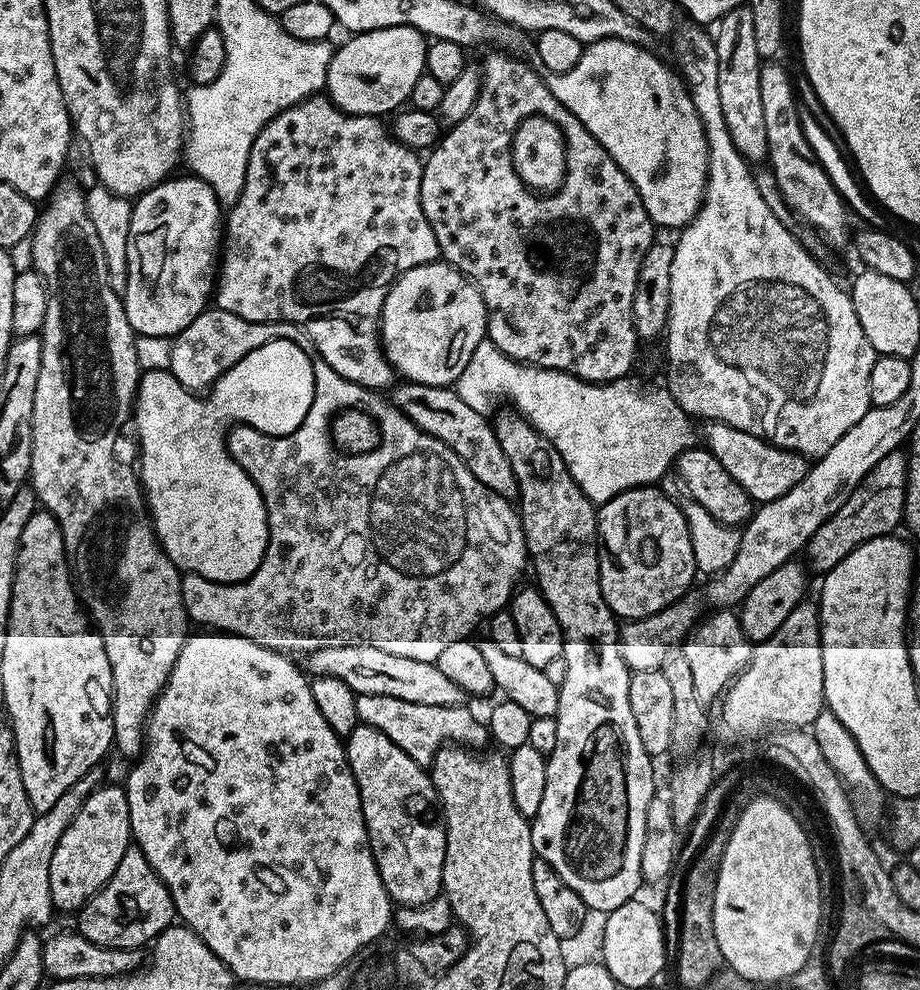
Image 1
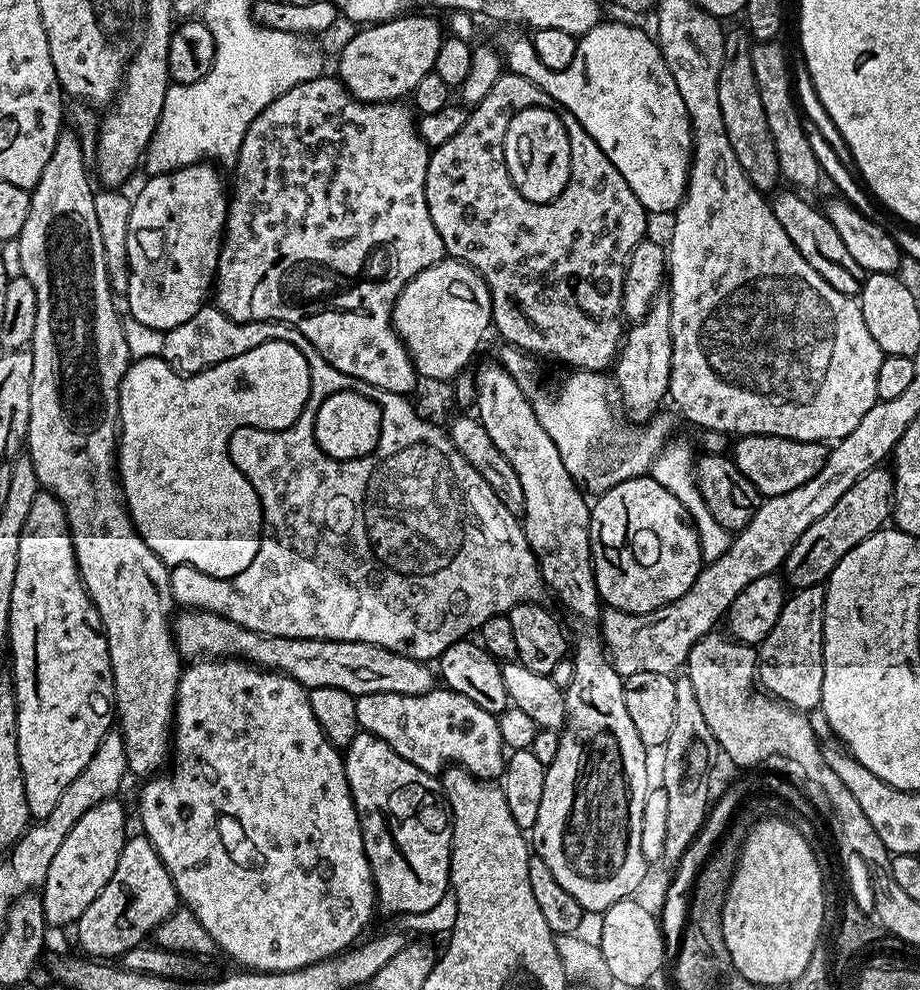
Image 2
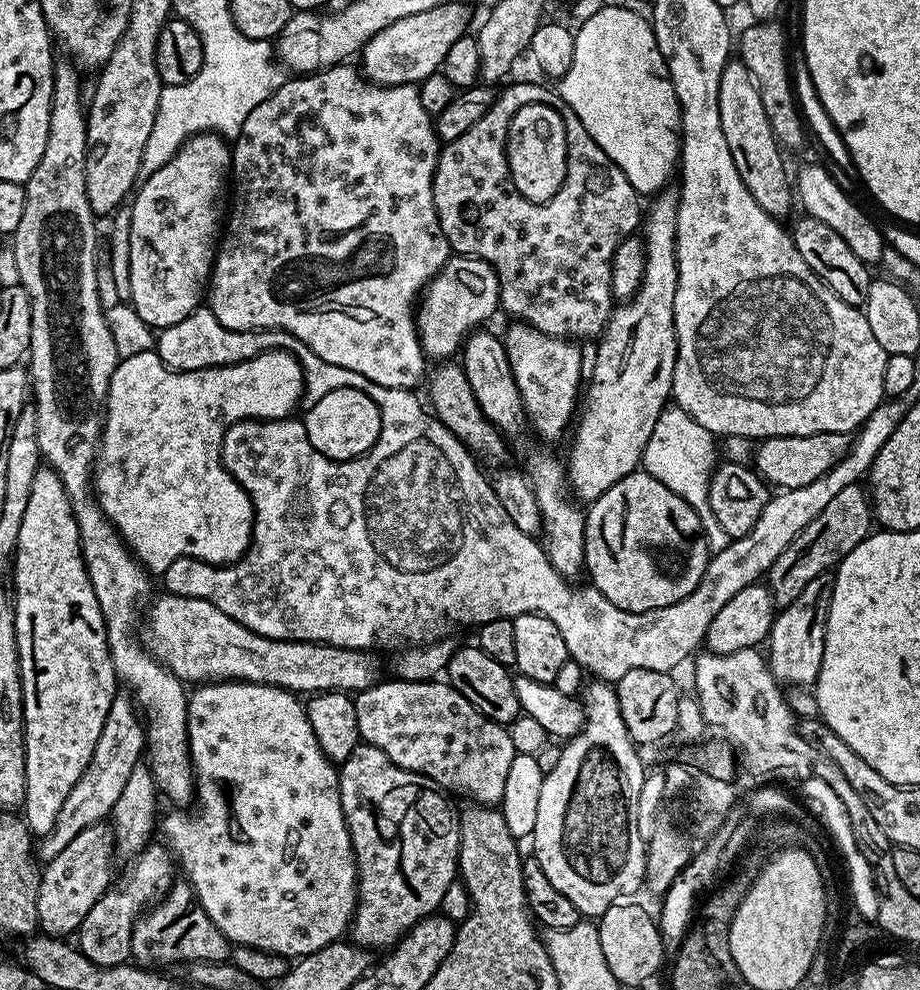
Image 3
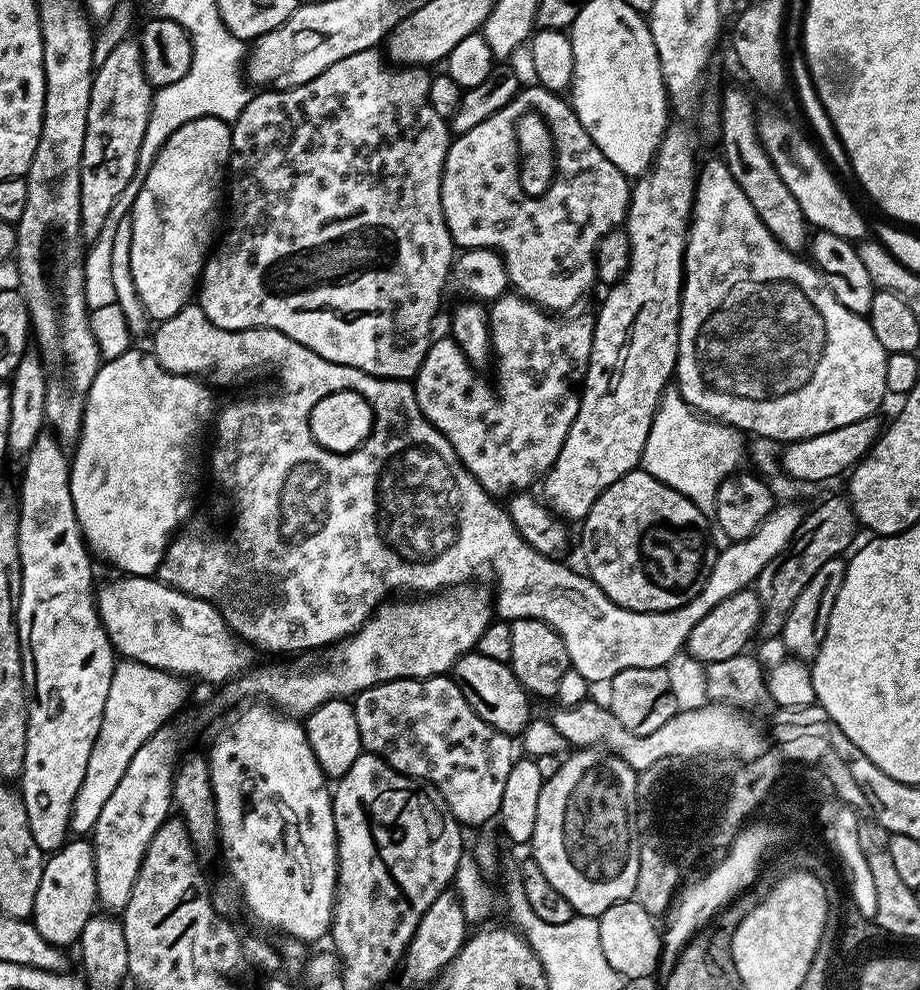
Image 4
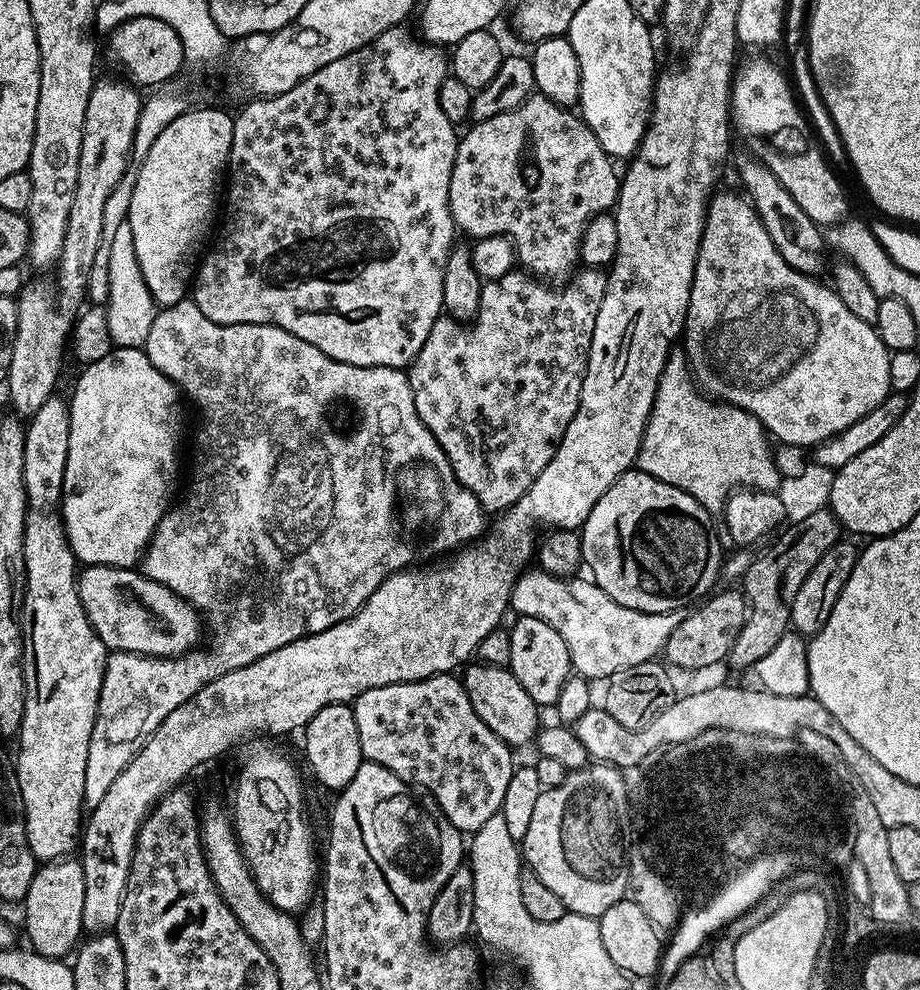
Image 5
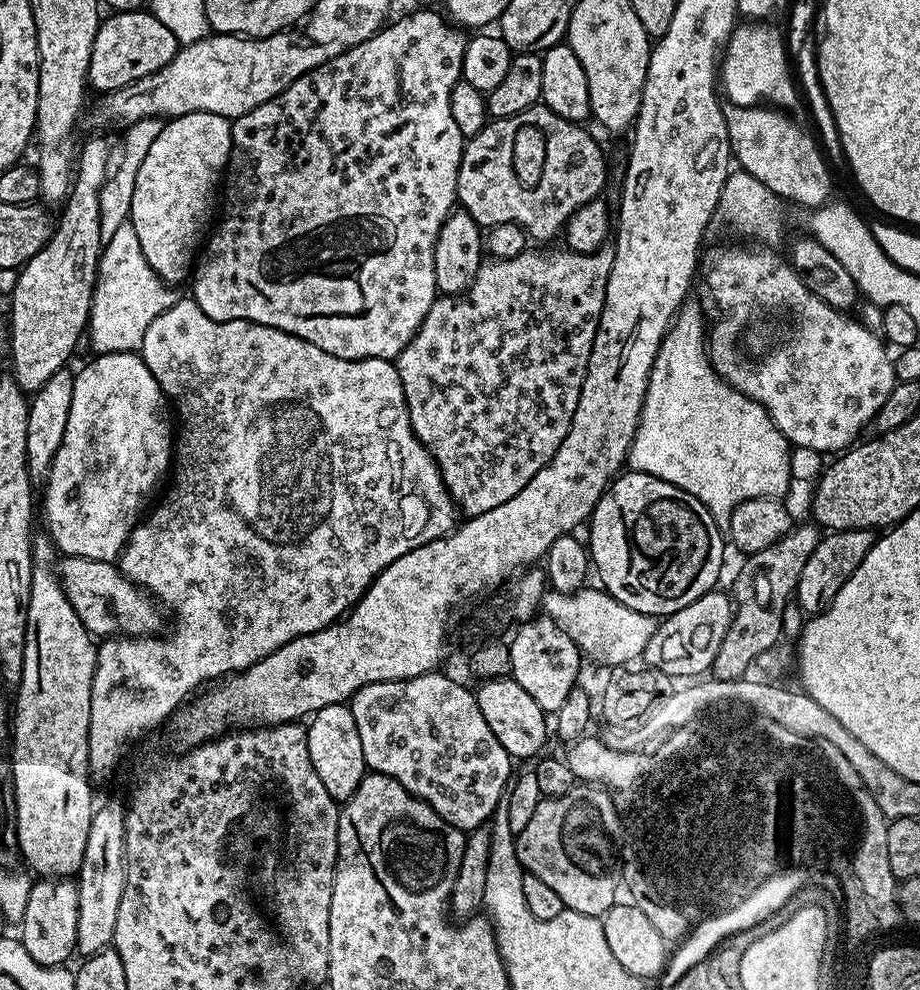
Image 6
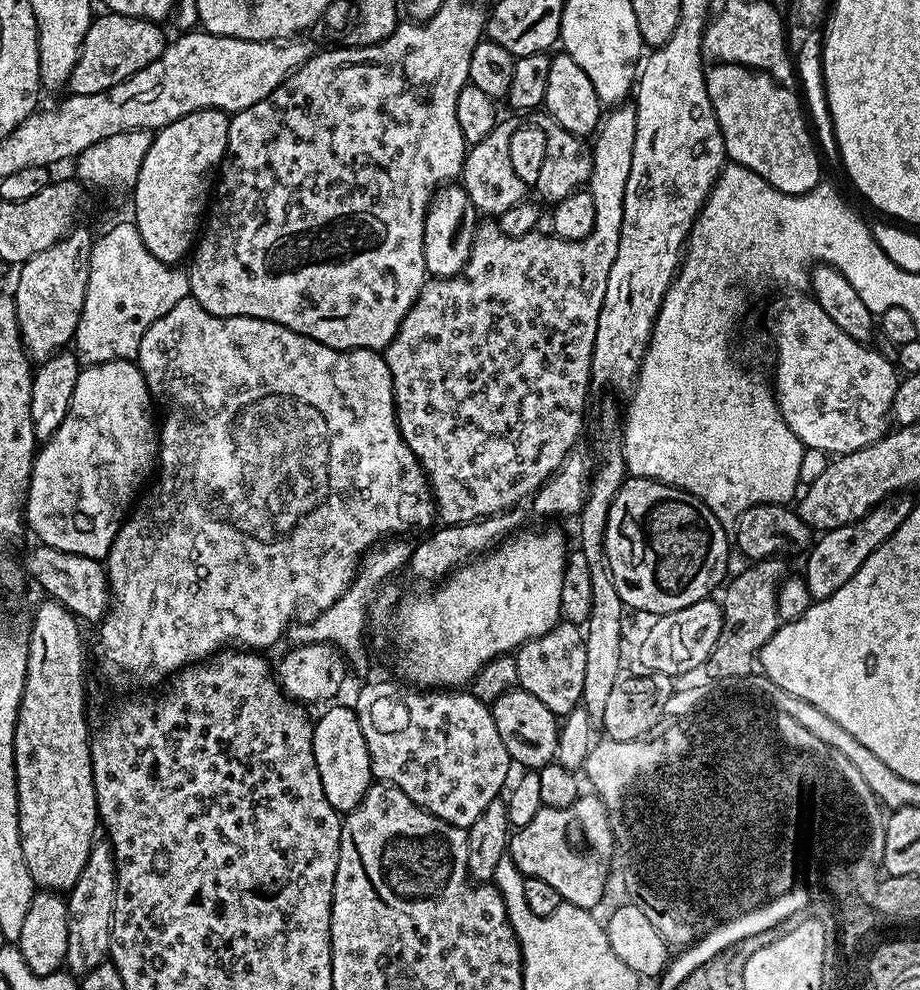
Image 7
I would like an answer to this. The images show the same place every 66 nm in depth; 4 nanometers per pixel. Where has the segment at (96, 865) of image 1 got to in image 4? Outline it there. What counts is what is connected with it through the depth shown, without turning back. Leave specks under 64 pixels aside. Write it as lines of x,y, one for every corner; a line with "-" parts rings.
72,838
63,848
56,849
44,861
42,882
34,897
34,910
30,917
33,926
54,946
67,949
68,944
79,941
88,919
97,911
94,850
84,838

